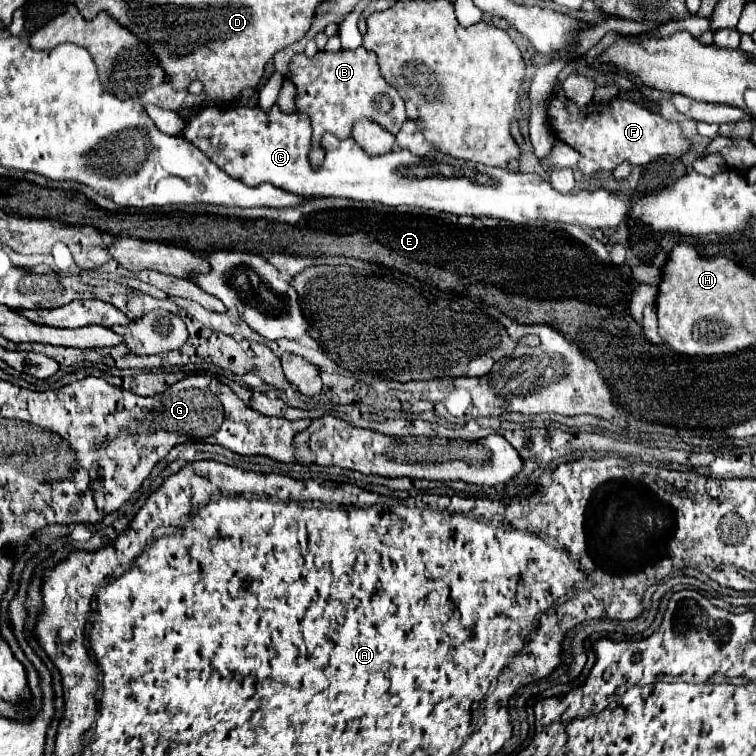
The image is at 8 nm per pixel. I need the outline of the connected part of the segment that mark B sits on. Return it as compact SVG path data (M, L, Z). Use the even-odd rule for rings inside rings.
M362 46L356 50L340 50L340 52L318 52L312 60L304 54L294 56L292 60L292 82L296 84L298 110L308 112L314 128L314 150L312 164L318 166L324 158L318 142L324 132L330 132L338 138L352 134L352 124L360 118L376 120L390 134L398 134L400 126L406 120L404 100L382 76L376 64L376 56L366 52Z

